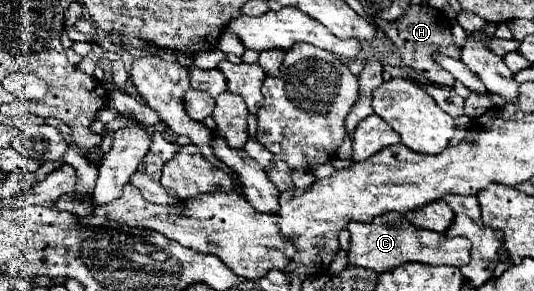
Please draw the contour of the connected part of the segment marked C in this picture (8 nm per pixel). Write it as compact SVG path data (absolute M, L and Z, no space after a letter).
M397 212L381 214L369 224L349 222L347 228L351 232L351 244L349 244L349 254L347 254L349 264L375 270L377 274L397 268L405 262L421 262L421 264L431 264L431 266L441 266L441 264L463 266L463 264L469 264L471 260L471 254L469 254L471 246L467 238L449 238L435 230L417 228L405 216Z

